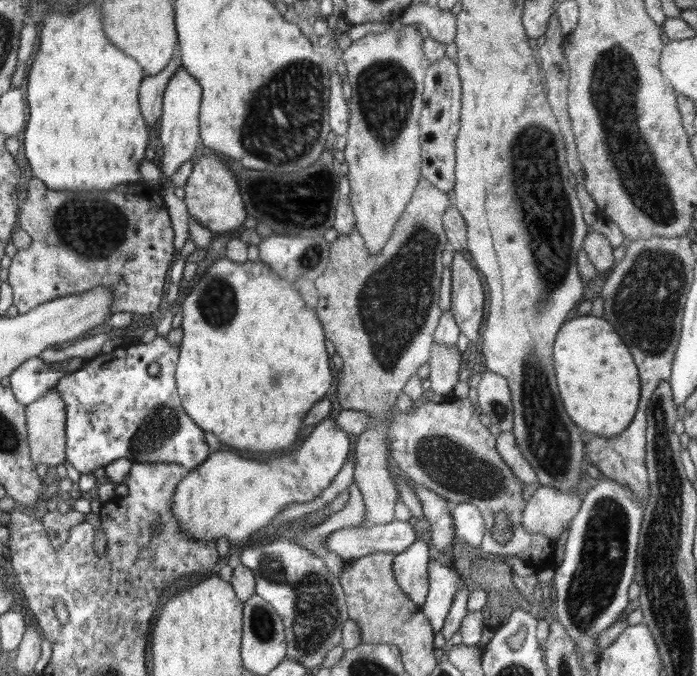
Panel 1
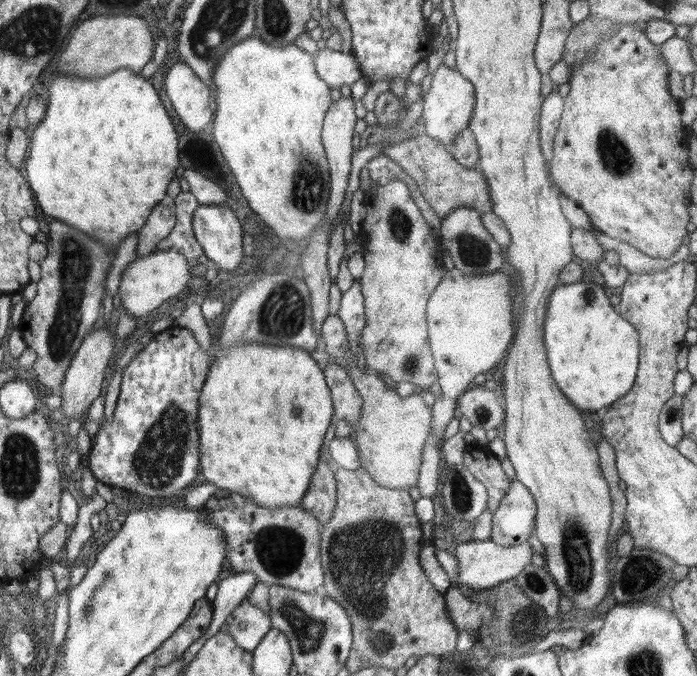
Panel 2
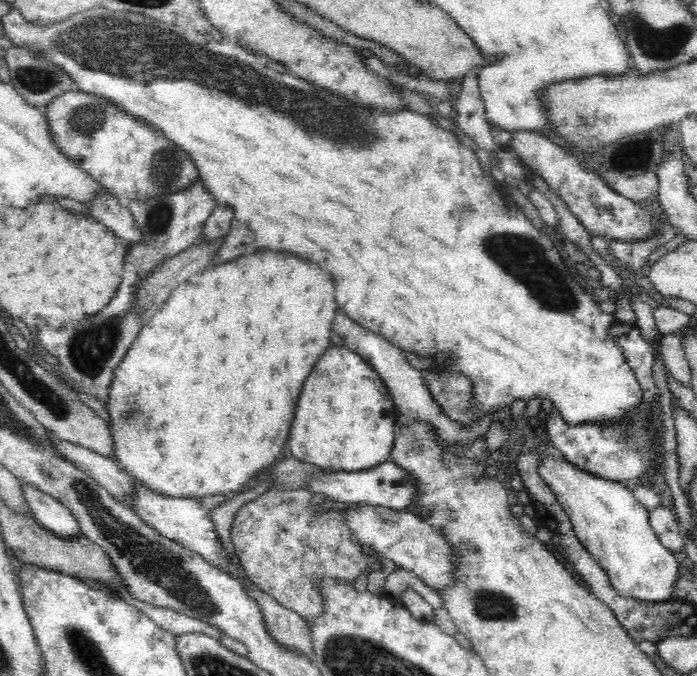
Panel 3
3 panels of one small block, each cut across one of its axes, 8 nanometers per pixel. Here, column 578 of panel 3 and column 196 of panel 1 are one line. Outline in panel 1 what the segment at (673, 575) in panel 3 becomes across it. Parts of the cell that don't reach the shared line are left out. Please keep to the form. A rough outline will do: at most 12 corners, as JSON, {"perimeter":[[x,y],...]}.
{"perimeter":[[334,403],[268,462],[221,450],[177,484],[183,533],[252,544],[350,454]]}

